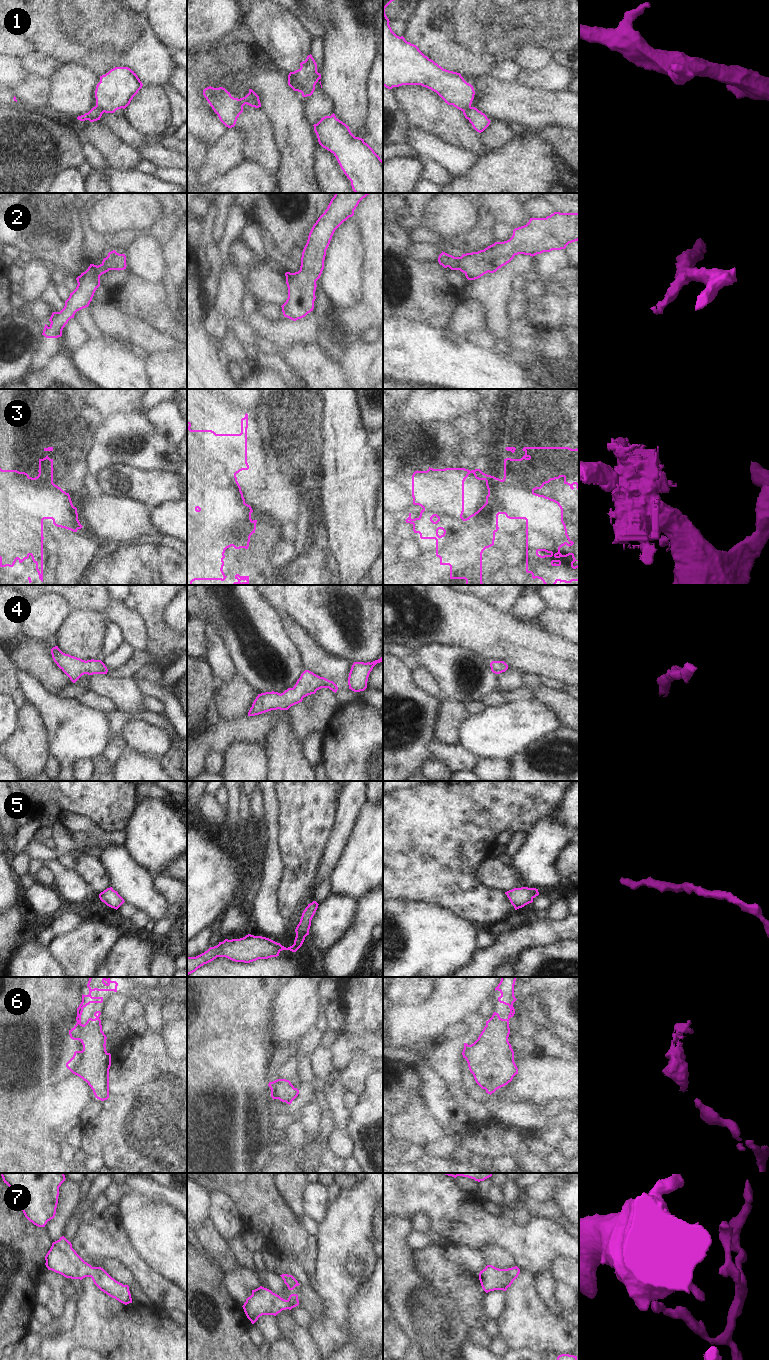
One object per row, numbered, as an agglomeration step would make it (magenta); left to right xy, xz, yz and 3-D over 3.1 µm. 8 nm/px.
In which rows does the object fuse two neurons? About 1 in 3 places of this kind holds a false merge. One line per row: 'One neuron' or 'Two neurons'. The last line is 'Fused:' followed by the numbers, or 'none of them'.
1: Two neurons
2: One neuron
3: Two neurons
4: One neuron
5: One neuron
6: One neuron
7: One neuron
Fused: 1, 3

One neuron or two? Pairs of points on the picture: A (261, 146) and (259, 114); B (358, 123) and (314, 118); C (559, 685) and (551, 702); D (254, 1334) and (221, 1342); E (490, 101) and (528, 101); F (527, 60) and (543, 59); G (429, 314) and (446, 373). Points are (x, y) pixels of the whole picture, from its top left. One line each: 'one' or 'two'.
A: one
B: two
C: two
D: two
E: one
F: one
G: two

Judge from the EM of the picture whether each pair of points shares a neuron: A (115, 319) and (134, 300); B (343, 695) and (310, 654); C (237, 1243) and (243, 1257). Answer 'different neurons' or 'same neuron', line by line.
A: different neurons
B: same neuron
C: same neuron

